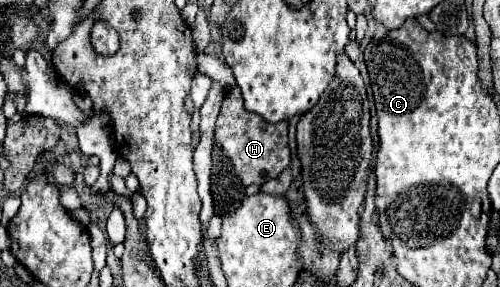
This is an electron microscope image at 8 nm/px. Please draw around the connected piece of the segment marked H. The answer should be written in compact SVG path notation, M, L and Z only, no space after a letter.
M233 87L221 105L217 117L215 139L221 143L221 149L233 159L237 175L245 185L263 185L269 179L279 177L291 163L291 149L287 143L287 123L267 123L259 115L249 113L243 107L243 97L237 87Z

